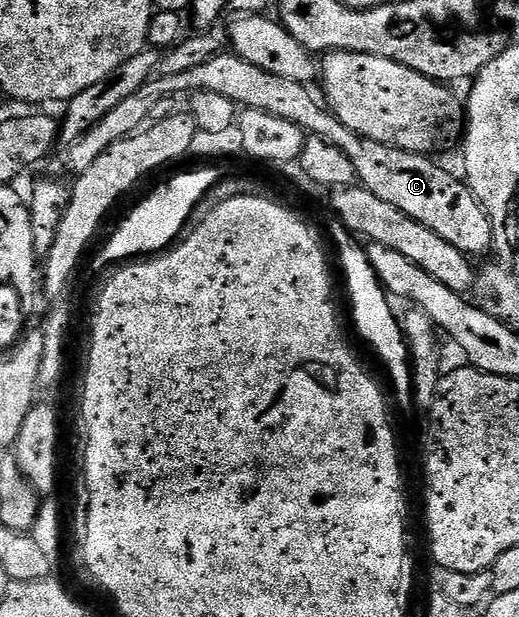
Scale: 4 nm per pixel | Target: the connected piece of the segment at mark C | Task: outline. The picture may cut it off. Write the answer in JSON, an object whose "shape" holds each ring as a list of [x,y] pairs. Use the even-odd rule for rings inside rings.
{"shape":[[[223,51],[217,57],[208,59],[208,63],[202,63],[200,67],[192,67],[189,71],[180,71],[180,75],[155,76],[146,81],[144,87],[140,87],[140,91],[132,91],[132,95],[128,95],[128,99],[124,99],[124,103],[120,103],[115,110],[110,111],[85,136],[73,142],[74,147],[70,151],[71,174],[77,175],[88,171],[88,167],[92,167],[92,163],[96,163],[96,159],[100,159],[100,155],[104,155],[104,151],[108,151],[108,147],[112,147],[118,141],[123,141],[125,137],[133,137],[135,133],[139,132],[151,120],[152,109],[156,103],[161,103],[169,97],[178,97],[183,95],[182,93],[186,93],[185,95],[211,93],[212,95],[222,95],[224,99],[232,99],[232,103],[243,110],[255,109],[266,112],[268,115],[278,116],[280,119],[300,127],[306,135],[319,137],[324,139],[324,143],[332,143],[336,147],[340,147],[340,151],[344,151],[344,155],[348,155],[348,159],[352,159],[355,178],[360,182],[363,189],[372,191],[372,195],[384,199],[384,203],[392,203],[392,207],[396,207],[396,211],[404,211],[404,215],[408,215],[408,219],[416,219],[416,223],[428,227],[428,231],[436,231],[436,235],[440,235],[440,239],[448,239],[448,243],[452,243],[452,247],[456,247],[465,255],[476,257],[476,255],[488,253],[493,248],[494,228],[489,214],[471,191],[469,184],[461,176],[458,176],[459,178],[453,177],[448,170],[441,169],[434,161],[429,161],[431,159],[429,156],[421,153],[409,153],[403,149],[385,145],[376,139],[368,139],[364,135],[344,127],[344,123],[340,123],[340,119],[335,113],[331,113],[319,98],[319,102],[314,98],[314,91],[313,88],[300,83],[292,83],[292,79],[280,79],[280,75],[268,75],[268,71],[264,71],[260,67],[252,67],[252,63],[248,63],[233,51]]]}

